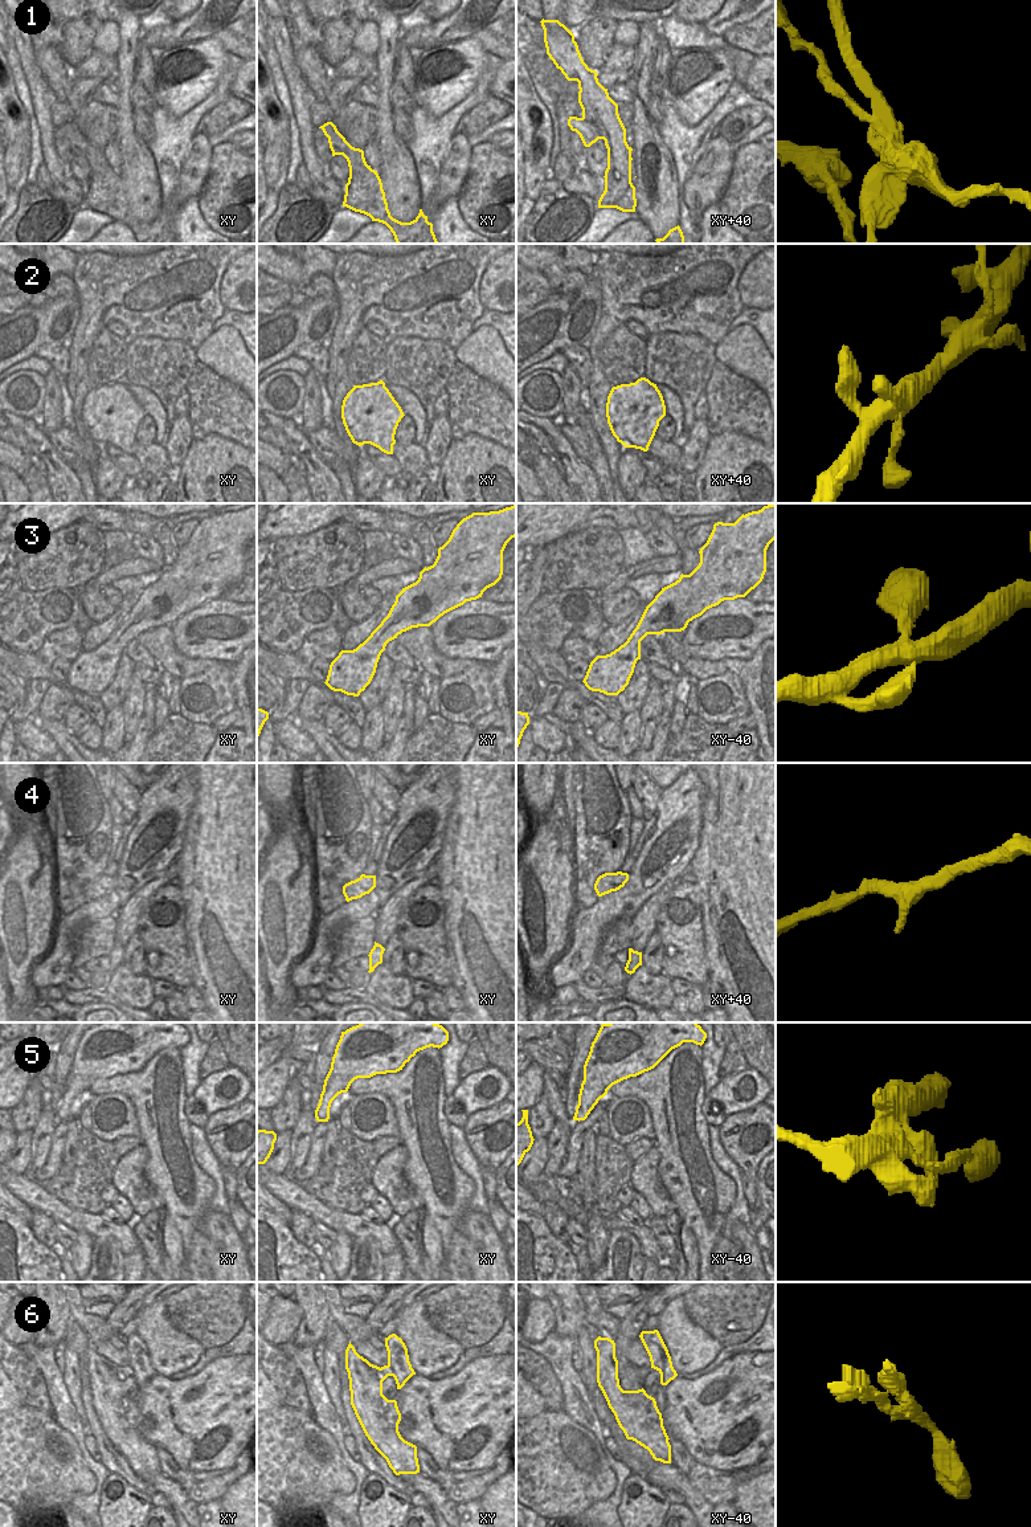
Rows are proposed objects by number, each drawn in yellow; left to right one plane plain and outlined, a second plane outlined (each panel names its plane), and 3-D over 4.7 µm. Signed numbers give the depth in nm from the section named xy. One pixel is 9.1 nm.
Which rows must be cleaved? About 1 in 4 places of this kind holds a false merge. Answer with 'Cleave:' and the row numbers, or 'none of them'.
Cleave: 1, 6

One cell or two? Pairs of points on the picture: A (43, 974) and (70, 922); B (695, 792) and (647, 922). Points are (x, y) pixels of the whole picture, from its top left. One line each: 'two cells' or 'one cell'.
A: one cell
B: two cells

